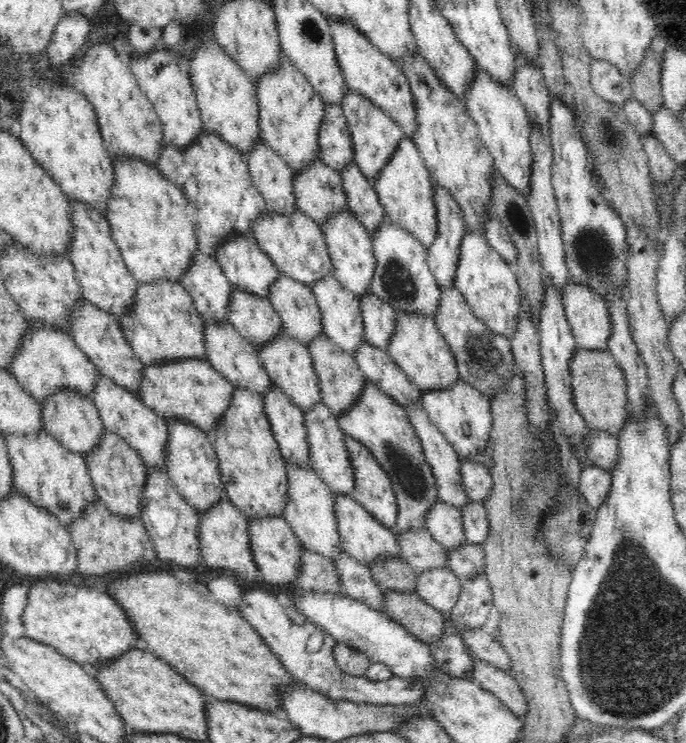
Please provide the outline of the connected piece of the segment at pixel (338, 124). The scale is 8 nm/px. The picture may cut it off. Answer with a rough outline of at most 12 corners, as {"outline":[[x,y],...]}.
{"outline":[[325,104],[320,158],[338,173],[354,162],[340,104]]}

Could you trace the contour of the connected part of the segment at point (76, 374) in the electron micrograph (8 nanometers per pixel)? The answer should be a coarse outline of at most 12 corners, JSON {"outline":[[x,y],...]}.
{"outline":[[29,321],[8,372],[38,402],[90,397],[98,367],[62,328]]}

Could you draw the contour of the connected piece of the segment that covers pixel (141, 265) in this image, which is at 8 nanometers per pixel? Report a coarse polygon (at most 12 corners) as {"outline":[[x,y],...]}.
{"outline":[[112,157],[104,216],[139,283],[178,283],[195,209],[156,166]]}

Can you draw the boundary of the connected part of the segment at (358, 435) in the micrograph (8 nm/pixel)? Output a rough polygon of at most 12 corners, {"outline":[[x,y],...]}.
{"outline":[[367,381],[337,419],[390,477],[394,529],[440,498],[406,409]]}

